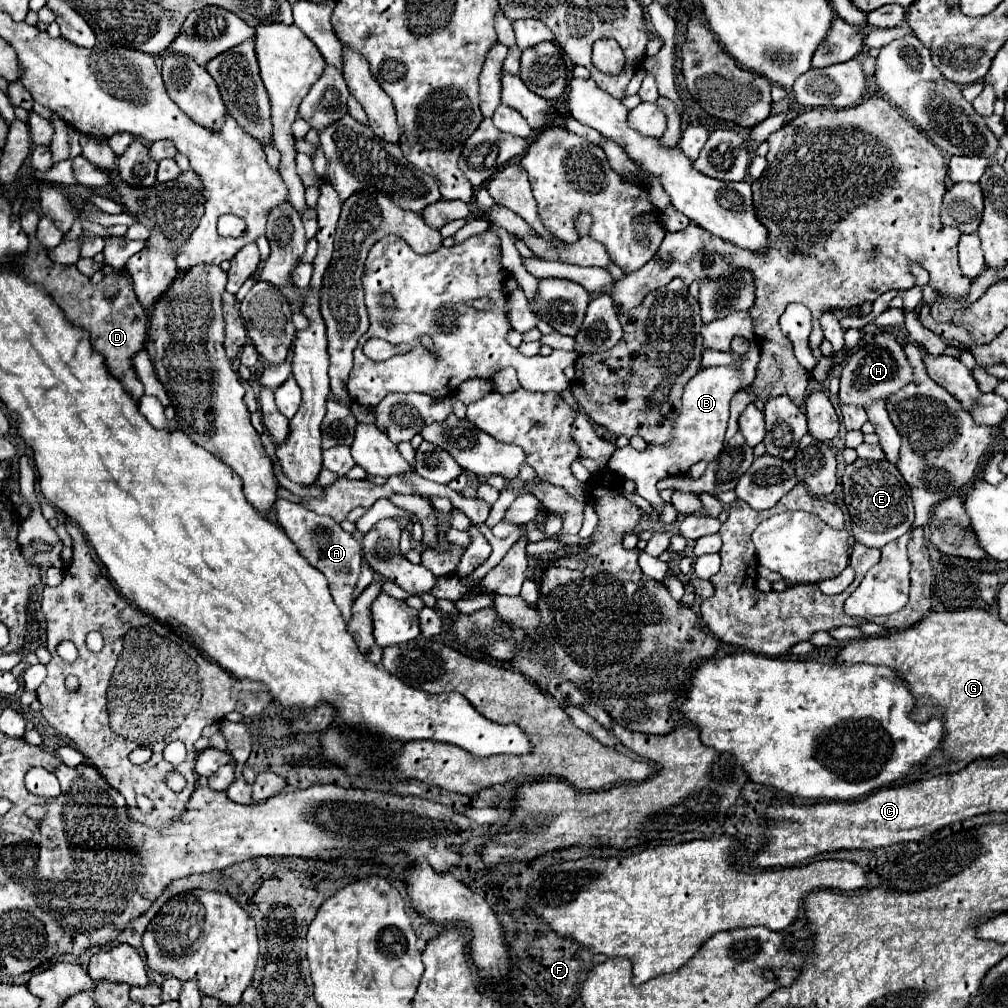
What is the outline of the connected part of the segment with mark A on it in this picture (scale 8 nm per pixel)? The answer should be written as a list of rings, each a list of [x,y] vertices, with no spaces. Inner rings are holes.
[[[277,499],[275,513],[277,513],[279,525],[283,527],[287,537],[297,545],[299,553],[327,577],[331,597],[333,597],[335,605],[339,607],[343,619],[349,621],[351,607],[353,607],[353,589],[355,589],[355,583],[357,583],[357,577],[361,571],[361,561],[363,561],[363,551],[361,551],[359,541],[355,541],[349,533],[345,533],[335,519],[321,517],[321,515],[309,511],[307,507],[291,503],[291,501]]]

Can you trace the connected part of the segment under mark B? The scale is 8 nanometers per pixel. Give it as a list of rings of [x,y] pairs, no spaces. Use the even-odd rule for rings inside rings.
[[[751,339],[747,357],[741,357],[741,367],[735,365],[727,367],[705,367],[687,383],[683,391],[683,407],[675,419],[675,435],[666,445],[648,444],[643,453],[635,450],[631,445],[618,448],[611,455],[607,467],[619,473],[625,479],[633,479],[637,483],[637,493],[647,499],[655,509],[657,519],[661,519],[664,501],[656,488],[657,481],[665,479],[667,475],[681,475],[687,473],[691,465],[699,461],[713,461],[717,453],[723,449],[725,443],[725,429],[729,419],[729,401],[741,389],[749,387],[755,379],[755,365],[759,361],[759,345]]]

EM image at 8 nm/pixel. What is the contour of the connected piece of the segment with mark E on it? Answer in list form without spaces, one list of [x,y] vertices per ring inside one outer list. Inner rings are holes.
[[[857,459],[843,471],[843,493],[845,505],[851,515],[853,537],[867,547],[885,547],[887,543],[905,535],[915,519],[911,487],[899,475],[899,469],[889,461],[867,461]]]

